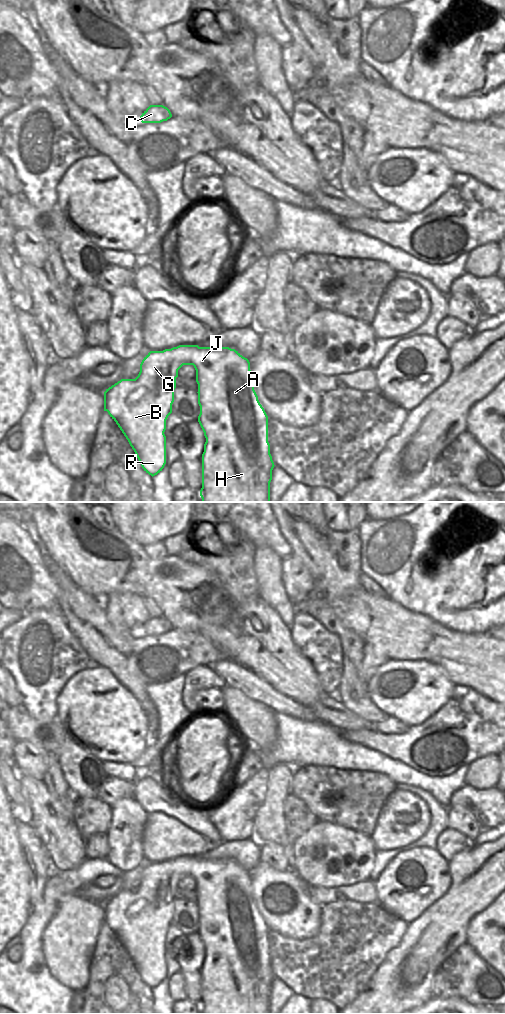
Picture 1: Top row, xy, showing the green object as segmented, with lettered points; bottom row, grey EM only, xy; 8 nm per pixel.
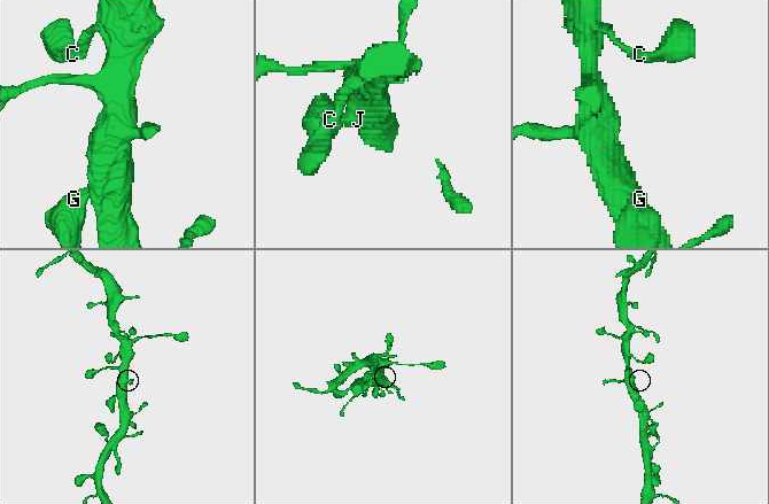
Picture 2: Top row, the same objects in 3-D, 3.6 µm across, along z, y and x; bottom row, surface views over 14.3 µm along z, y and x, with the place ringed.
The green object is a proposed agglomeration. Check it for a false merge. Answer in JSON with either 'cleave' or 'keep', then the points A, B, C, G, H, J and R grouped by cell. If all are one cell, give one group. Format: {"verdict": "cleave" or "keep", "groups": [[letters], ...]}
{"verdict": "keep", "groups": [["A", "B", "C", "G", "H", "J", "R"]]}

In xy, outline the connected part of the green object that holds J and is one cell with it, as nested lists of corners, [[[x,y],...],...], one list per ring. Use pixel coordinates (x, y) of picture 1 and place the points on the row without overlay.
[[[179,857],[163,863],[150,863],[142,872],[135,891],[121,891],[106,901],[104,923],[120,940],[144,983],[152,989],[157,987],[166,976],[166,932],[172,925],[176,890],[183,877],[193,877],[196,882],[200,918],[198,934],[206,950],[202,966],[202,1014],[270,1014],[270,994],[275,977],[268,954],[268,928],[252,896],[250,874],[235,861]]]

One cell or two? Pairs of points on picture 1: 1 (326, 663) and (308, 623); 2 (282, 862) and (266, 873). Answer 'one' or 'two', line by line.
1: one
2: two

